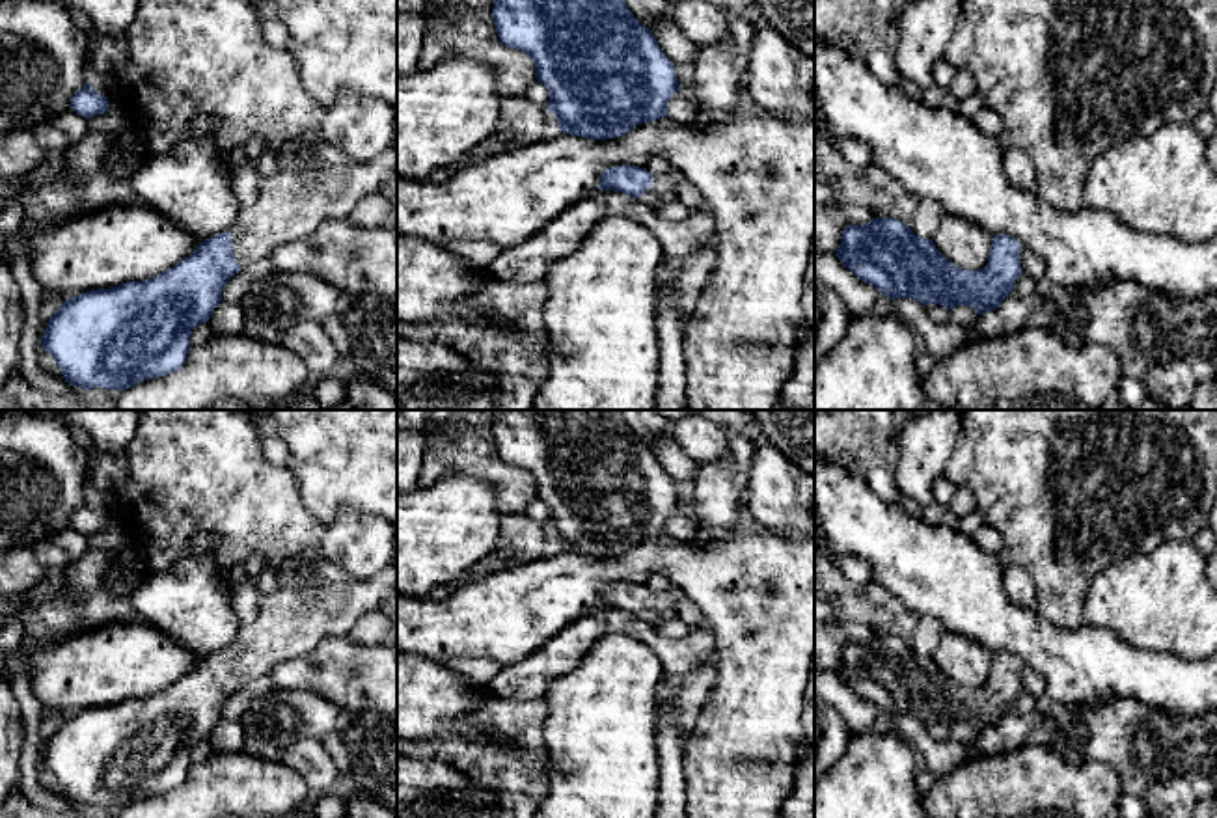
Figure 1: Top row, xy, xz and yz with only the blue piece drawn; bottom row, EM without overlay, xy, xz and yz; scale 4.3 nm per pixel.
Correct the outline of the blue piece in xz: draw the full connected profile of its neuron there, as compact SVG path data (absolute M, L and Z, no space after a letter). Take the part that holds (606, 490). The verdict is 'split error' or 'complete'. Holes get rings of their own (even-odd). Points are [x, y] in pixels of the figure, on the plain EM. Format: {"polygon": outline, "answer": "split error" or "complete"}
{"polygon": "M494 410L492 436L499 458L526 470L537 486L537 498L550 509L548 525L559 548L591 557L619 555L641 540L667 535L667 520L682 507L675 481L656 455L628 427L621 410Z", "answer": "complete"}

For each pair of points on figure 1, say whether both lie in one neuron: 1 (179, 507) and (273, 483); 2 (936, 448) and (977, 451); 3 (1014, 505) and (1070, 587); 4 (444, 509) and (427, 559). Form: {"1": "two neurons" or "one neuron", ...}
{"1": "one neuron", "2": "two neurons", "3": "one neuron", "4": "one neuron"}

